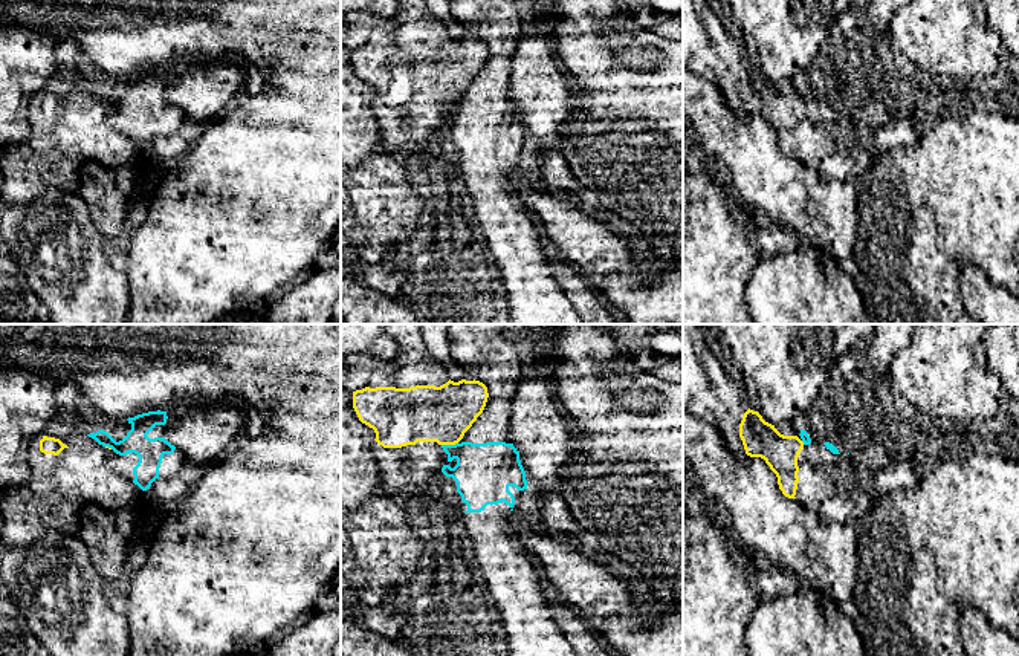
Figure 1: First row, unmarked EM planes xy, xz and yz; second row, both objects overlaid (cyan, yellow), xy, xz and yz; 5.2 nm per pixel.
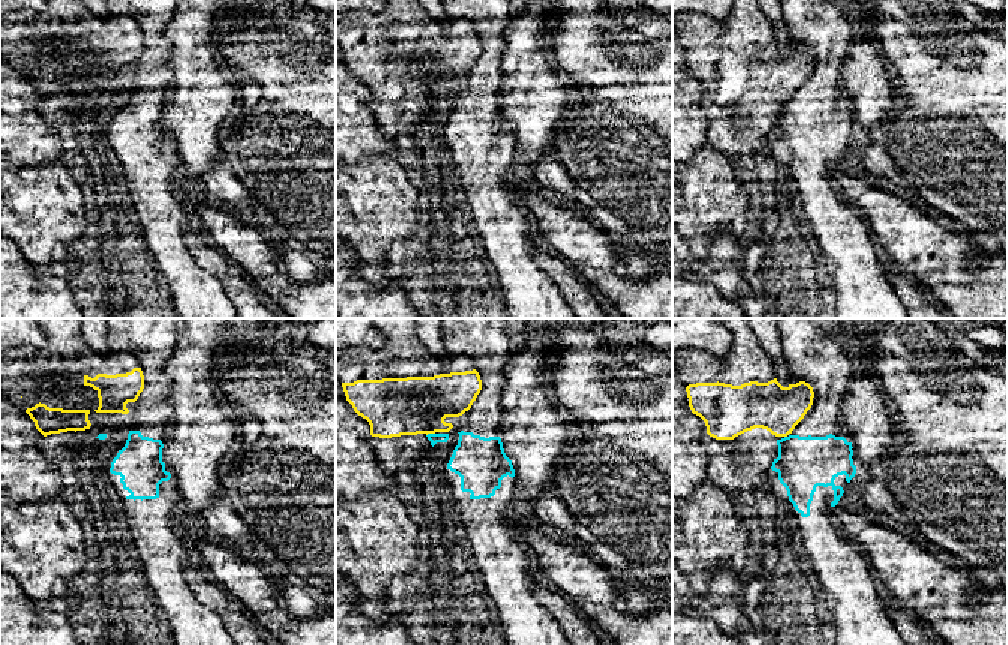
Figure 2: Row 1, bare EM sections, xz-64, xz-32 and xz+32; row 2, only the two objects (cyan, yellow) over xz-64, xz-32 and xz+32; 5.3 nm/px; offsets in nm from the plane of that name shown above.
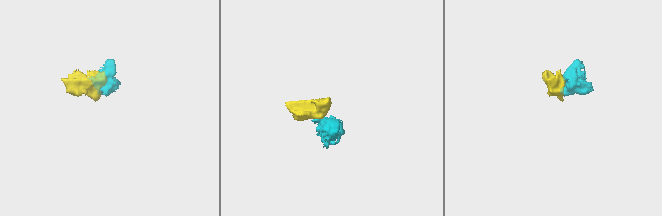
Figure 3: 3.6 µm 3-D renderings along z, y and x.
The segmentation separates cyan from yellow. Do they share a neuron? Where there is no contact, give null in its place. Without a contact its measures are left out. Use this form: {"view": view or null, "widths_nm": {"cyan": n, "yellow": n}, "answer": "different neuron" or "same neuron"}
{"view": "xz", "widths_nm": {"cyan": 300, "yellow": 300}, "answer": "different neuron"}

